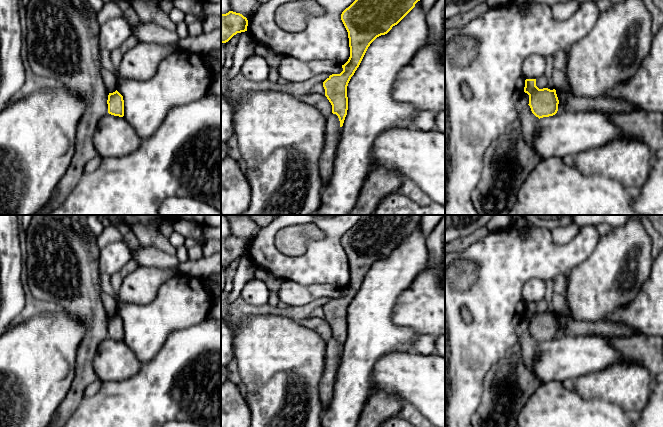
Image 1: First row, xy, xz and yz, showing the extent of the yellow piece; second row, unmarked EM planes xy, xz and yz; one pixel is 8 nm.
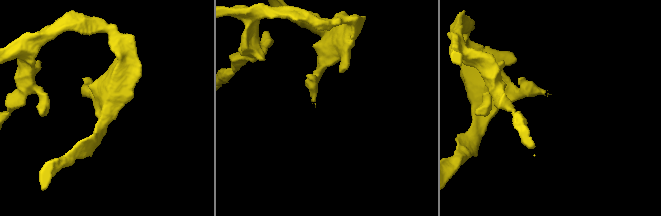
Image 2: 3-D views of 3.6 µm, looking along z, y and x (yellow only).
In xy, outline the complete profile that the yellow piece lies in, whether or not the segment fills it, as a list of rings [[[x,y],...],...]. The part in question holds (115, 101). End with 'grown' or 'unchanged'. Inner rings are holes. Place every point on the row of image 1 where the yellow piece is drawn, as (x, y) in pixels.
[[[29,0],[26,6],[26,24],[26,44],[28,48],[28,61],[32,77],[36,80],[40,80],[43,77],[56,78],[66,88],[71,90],[85,102],[84,113],[76,127],[75,153],[69,168],[53,190],[49,201],[41,210],[34,214],[48,215],[63,204],[67,196],[80,181],[84,173],[86,163],[98,155],[93,144],[93,137],[97,129],[98,122],[107,113],[123,117],[124,100],[123,96],[117,90],[113,93],[109,93],[103,82],[101,75],[102,66],[100,61],[101,48],[99,46],[100,25],[97,23],[97,12],[91,8],[88,0]]] | grown

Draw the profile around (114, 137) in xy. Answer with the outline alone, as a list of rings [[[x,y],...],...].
[[[107,113],[98,122],[93,144],[102,158],[120,158],[134,152],[141,140],[124,117]]]

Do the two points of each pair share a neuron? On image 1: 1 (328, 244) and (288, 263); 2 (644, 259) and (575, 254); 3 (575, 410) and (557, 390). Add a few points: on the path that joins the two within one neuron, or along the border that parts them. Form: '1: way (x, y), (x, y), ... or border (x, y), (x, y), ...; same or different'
1: way (318, 254), (309, 263), (298, 263); same
2: border (600, 235), (592, 252), (571, 269); different
3: way (570, 405), (560, 395); same

